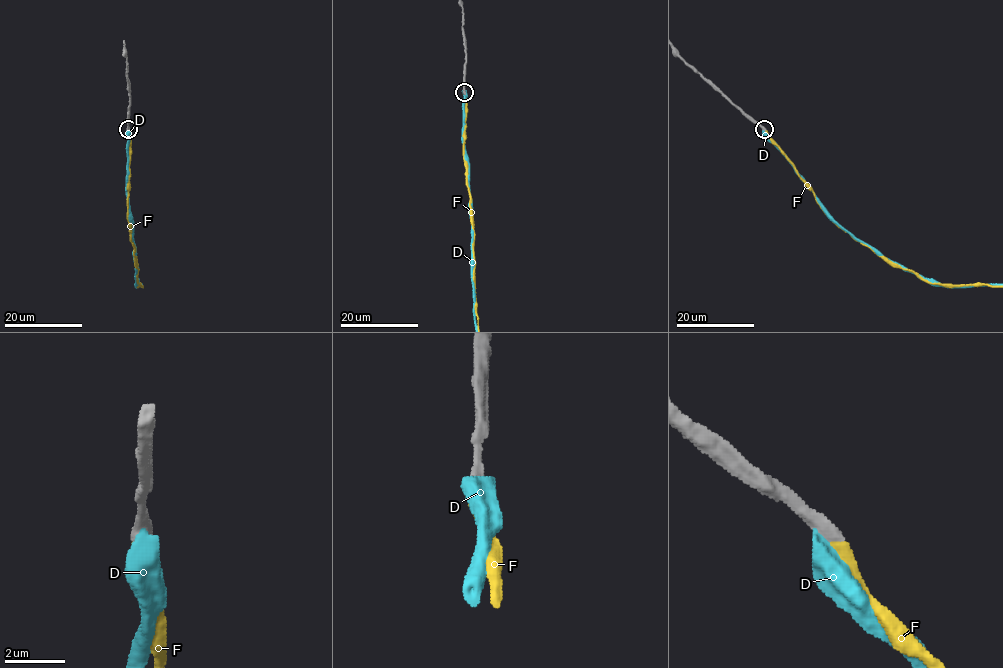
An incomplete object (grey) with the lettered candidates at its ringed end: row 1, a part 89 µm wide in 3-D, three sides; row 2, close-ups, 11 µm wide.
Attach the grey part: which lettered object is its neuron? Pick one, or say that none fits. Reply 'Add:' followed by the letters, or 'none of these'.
Add: F

